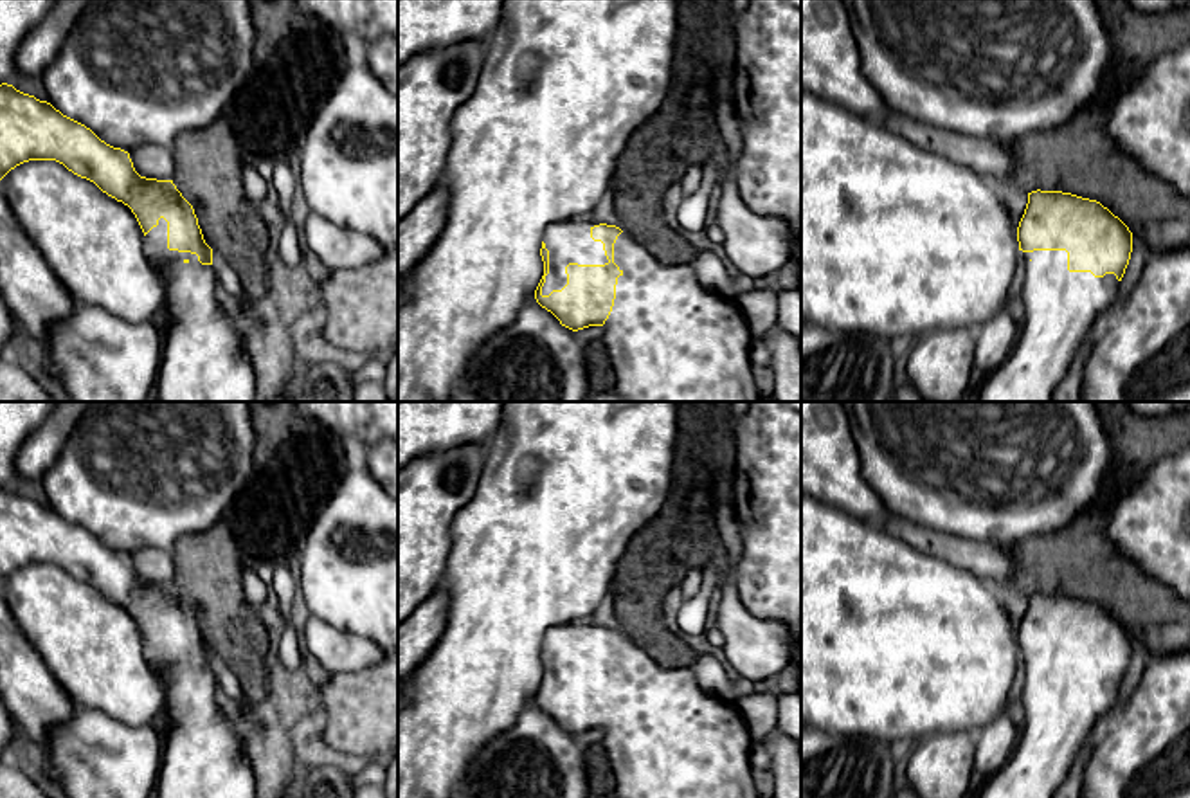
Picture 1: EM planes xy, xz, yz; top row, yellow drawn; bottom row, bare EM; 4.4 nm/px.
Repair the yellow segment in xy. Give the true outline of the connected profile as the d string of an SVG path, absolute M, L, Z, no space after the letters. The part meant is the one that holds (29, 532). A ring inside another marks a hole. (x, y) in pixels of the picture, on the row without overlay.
M0 488L0 584L29 564L56 564L74 578L94 585L122 605L144 636L144 656L166 685L169 726L153 798L257 798L256 775L245 742L221 712L216 694L218 674L205 647L193 609L173 584L140 580L130 557L101 544L85 528L63 519L50 506Z

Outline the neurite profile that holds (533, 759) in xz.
M531 697L517 722L475 755L452 798L589 798L585 749Z

